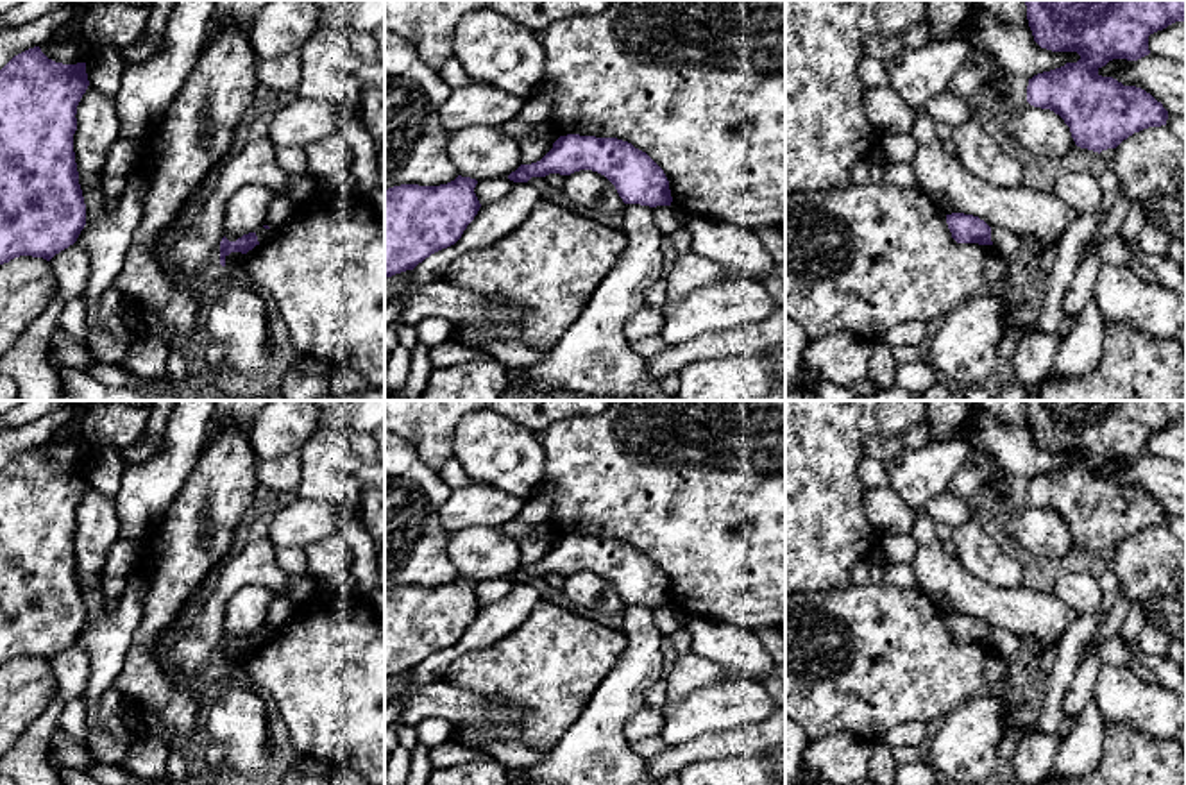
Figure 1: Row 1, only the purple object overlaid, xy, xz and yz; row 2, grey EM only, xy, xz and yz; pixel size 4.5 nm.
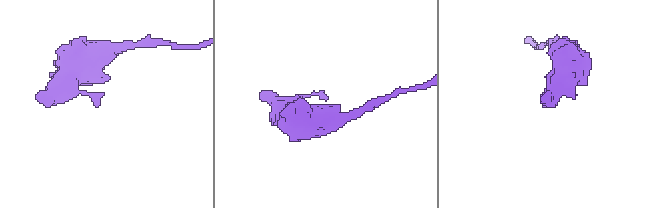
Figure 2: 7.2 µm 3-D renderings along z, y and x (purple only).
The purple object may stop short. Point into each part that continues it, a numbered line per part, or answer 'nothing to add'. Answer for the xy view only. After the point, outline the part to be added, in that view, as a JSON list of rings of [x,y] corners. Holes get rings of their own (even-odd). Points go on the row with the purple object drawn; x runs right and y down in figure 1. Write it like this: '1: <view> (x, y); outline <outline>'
nothing to add

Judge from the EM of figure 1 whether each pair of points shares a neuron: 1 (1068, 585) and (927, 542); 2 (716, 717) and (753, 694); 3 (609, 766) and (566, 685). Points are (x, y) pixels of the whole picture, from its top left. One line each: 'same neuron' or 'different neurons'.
1: different neurons
2: same neuron
3: different neurons

